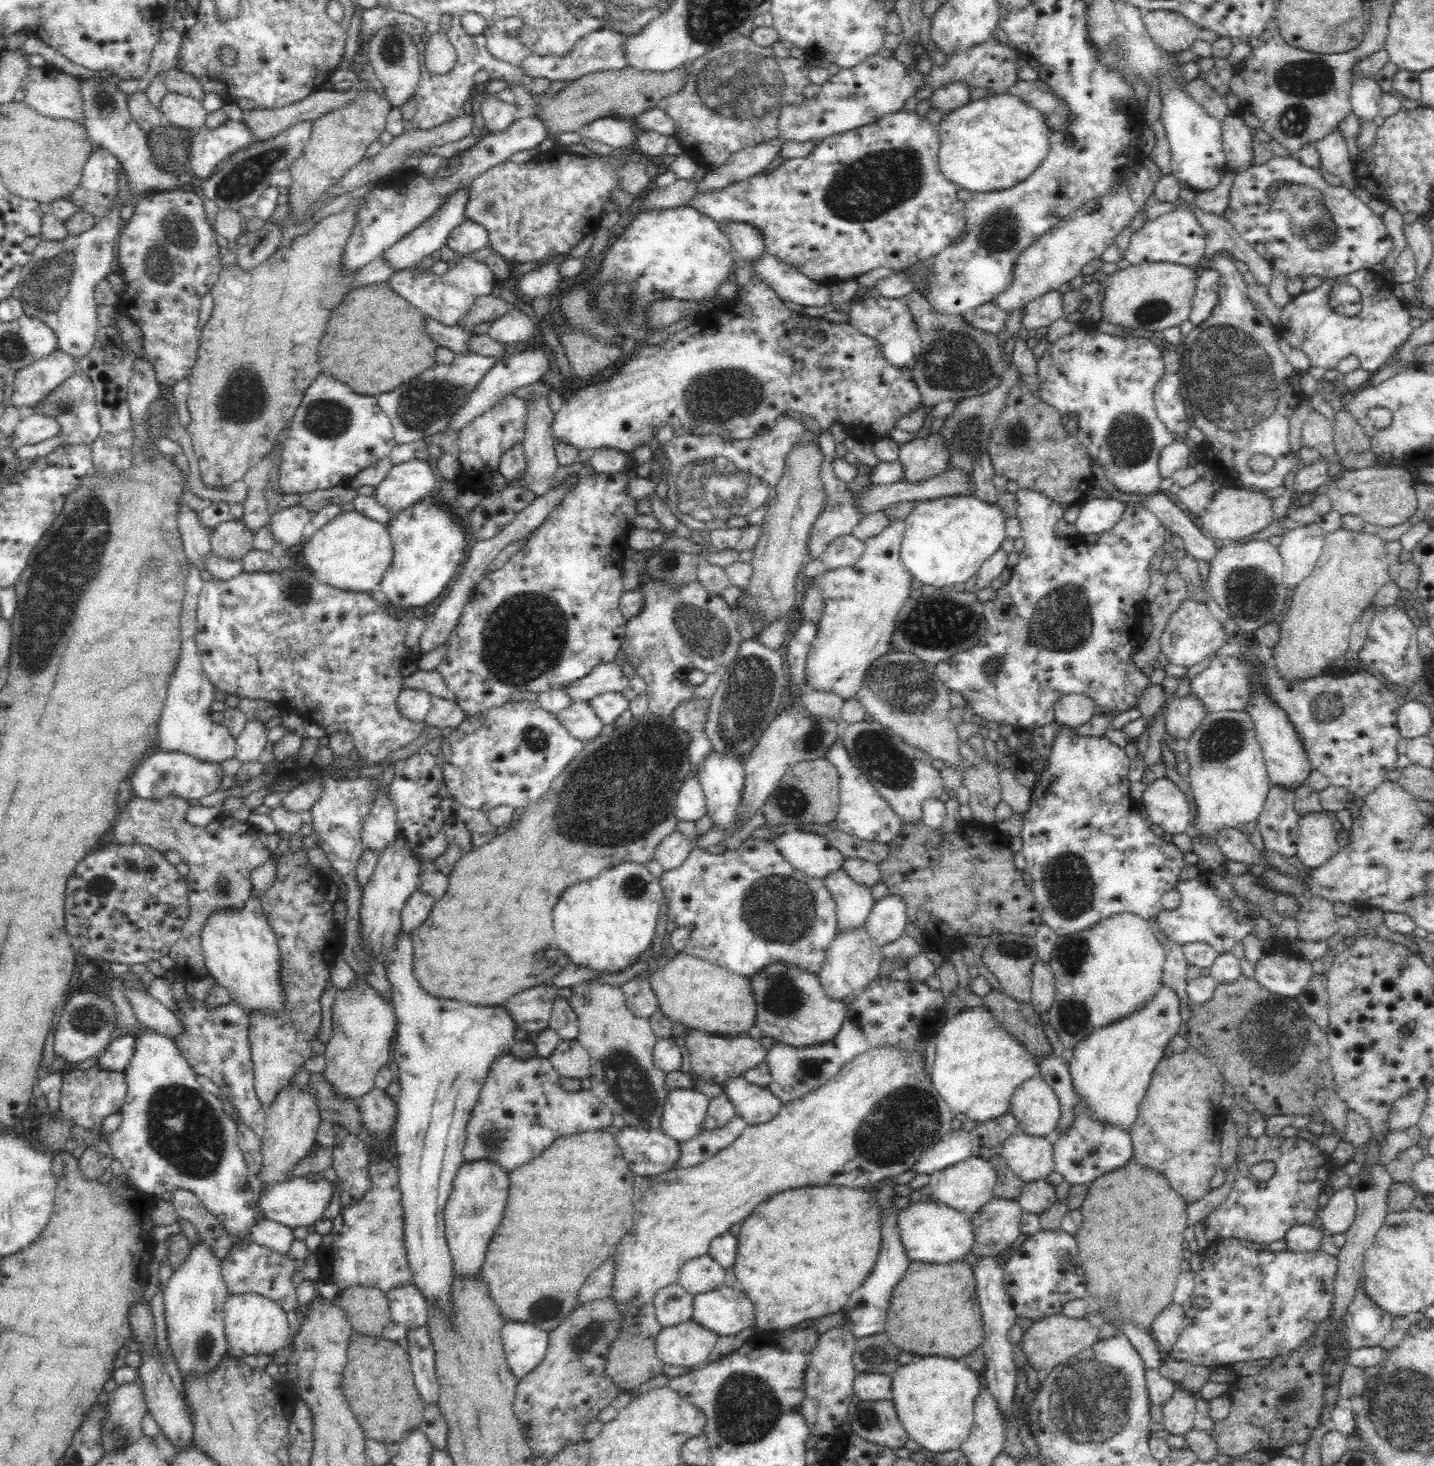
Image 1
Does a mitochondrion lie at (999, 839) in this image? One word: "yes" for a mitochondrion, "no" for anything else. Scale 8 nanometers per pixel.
no

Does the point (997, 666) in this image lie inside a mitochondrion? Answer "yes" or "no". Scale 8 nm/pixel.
yes

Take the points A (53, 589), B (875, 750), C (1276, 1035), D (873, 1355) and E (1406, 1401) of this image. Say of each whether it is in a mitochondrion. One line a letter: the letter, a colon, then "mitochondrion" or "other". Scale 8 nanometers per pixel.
A: mitochondrion
B: mitochondrion
C: mitochondrion
D: mitochondrion
E: mitochondrion

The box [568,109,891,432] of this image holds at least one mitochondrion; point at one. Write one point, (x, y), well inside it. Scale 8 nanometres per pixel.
(718, 395)

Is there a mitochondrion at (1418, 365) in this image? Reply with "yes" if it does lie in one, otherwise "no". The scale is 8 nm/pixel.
no

